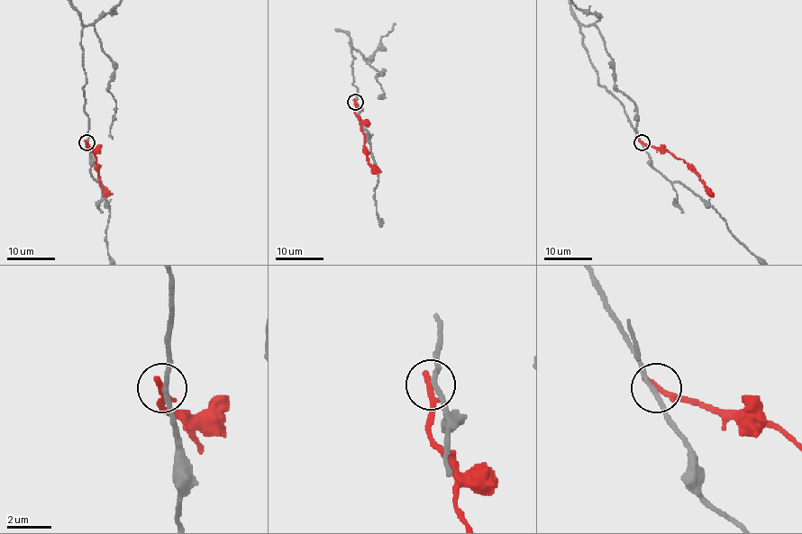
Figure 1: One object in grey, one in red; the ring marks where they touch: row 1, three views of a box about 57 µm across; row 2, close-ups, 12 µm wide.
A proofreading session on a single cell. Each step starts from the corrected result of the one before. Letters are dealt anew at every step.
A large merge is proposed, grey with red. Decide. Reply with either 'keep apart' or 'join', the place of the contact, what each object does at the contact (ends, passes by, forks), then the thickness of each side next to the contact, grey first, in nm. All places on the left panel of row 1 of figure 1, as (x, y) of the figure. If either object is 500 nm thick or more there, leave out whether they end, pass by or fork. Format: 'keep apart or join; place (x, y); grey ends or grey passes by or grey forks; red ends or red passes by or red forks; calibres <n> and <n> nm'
keep apart; place (86, 142); grey passes by; red ends; calibres 200 and 340 nm

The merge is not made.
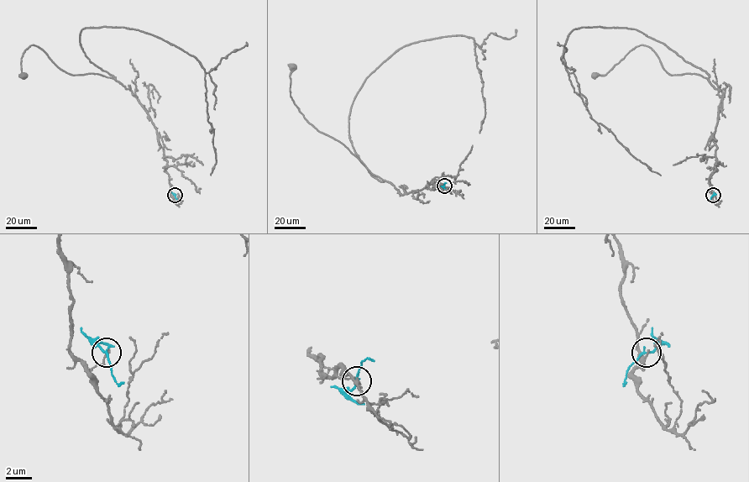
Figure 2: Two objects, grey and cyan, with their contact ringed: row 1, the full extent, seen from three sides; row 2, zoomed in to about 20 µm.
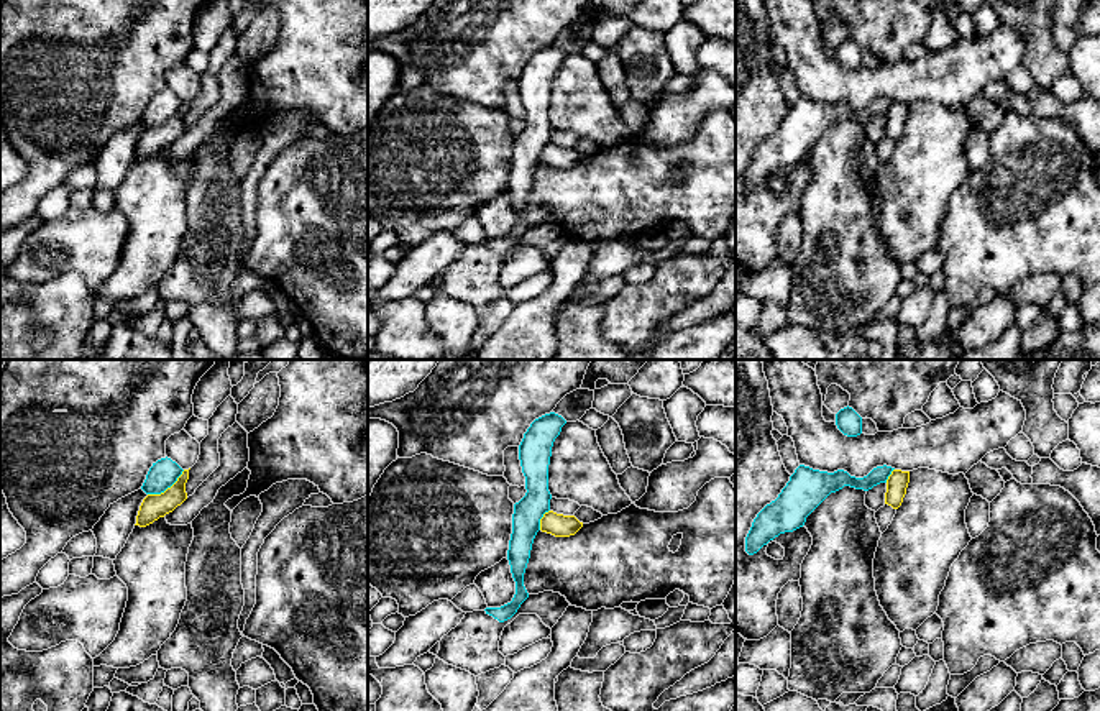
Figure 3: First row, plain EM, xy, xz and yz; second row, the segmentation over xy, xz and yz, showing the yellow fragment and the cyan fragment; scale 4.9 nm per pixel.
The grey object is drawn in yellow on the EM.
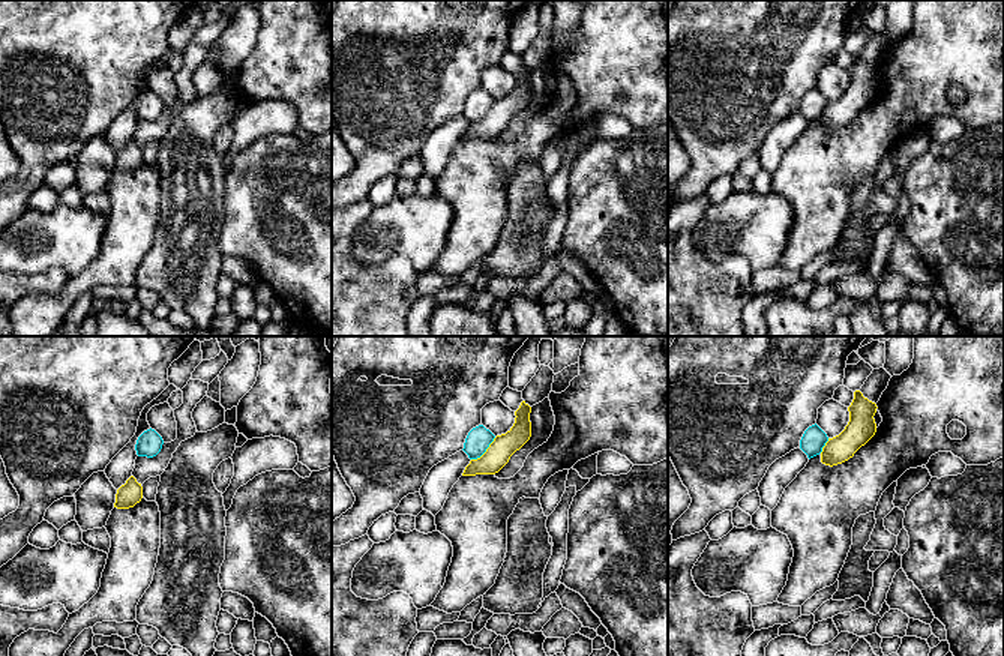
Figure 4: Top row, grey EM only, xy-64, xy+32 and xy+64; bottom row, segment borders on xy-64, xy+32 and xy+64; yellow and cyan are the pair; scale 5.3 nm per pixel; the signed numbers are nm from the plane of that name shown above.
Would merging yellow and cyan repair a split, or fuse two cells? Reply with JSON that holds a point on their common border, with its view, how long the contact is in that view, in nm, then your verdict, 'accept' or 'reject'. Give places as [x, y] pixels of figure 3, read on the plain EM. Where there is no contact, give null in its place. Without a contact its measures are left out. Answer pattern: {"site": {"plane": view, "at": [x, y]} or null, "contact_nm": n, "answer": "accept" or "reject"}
{"site": {"plane": "xy", "at": [168, 120]}, "contact_nm": 220, "answer": "reject"}

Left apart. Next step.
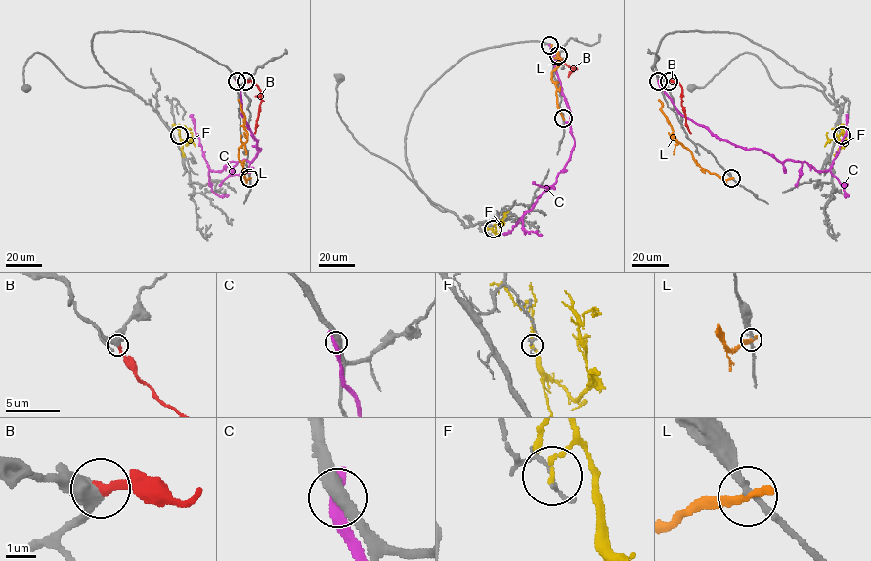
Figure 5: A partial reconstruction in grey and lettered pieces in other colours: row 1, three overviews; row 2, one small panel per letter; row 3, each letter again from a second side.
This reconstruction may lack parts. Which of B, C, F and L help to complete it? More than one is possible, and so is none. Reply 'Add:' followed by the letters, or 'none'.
Add: B

